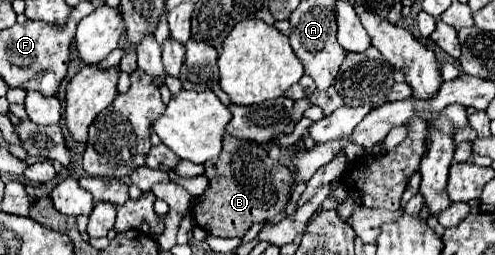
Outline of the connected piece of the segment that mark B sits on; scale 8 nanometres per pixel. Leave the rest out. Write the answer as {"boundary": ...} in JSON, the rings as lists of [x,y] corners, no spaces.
{"boundary":[[[224,134],[224,140],[222,140],[222,152],[220,156],[216,156],[214,160],[206,160],[202,166],[204,166],[204,176],[208,178],[210,186],[208,190],[194,198],[192,200],[192,216],[196,220],[196,224],[206,230],[208,234],[212,236],[218,236],[218,238],[242,238],[248,228],[254,224],[254,222],[268,222],[272,220],[274,216],[278,216],[282,212],[282,208],[286,206],[286,198],[292,190],[292,184],[290,184],[290,170],[282,164],[276,164],[270,160],[266,148],[258,142],[252,142],[252,140],[238,140],[230,134]]]}

